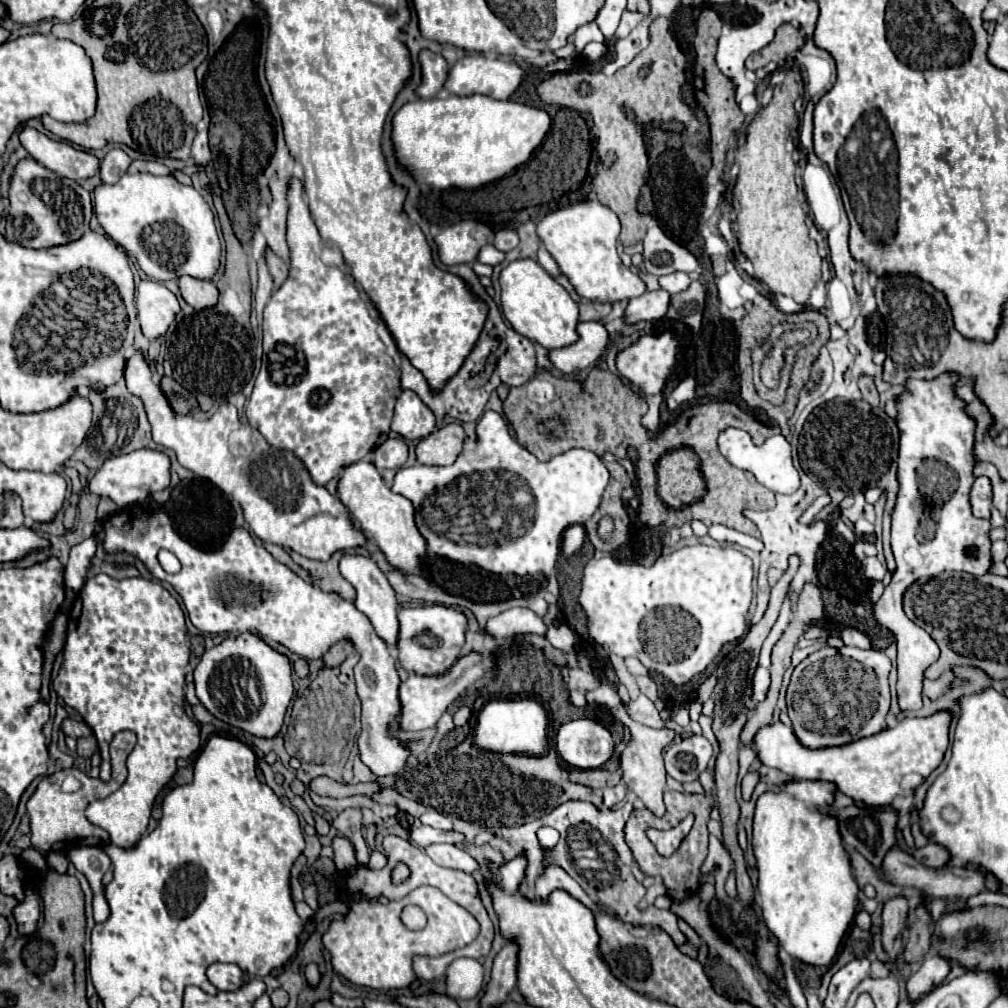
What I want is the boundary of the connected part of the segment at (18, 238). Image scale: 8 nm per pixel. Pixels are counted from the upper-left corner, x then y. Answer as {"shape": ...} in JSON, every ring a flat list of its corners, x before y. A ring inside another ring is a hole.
{"shape":[[23,158,17,162,9,184,9,216,7,234,9,242,27,248,49,248,55,244,67,244,69,240,81,238,89,230,91,220,91,194,81,188,75,180,57,176,37,160]]}

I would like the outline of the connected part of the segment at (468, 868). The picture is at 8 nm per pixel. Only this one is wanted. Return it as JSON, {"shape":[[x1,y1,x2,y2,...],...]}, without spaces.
{"shape":[[431,844,427,848,427,854,443,868,461,870,465,874,473,874,475,870,479,870,479,862,471,858,463,848,453,844]]}

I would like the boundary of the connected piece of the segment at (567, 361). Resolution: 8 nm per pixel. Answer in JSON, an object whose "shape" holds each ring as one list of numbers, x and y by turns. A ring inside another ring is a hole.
{"shape":[[581,322,577,326,577,332,579,332,579,340,575,344,549,352,551,362,563,374,585,370,585,366,591,366,607,350,609,332,603,324]]}

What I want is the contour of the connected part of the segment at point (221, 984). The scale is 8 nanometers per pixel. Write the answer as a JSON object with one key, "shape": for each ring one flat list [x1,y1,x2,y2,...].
{"shape":[[215,962,207,968,207,978,219,991,236,991,245,984,243,972,237,964]]}

